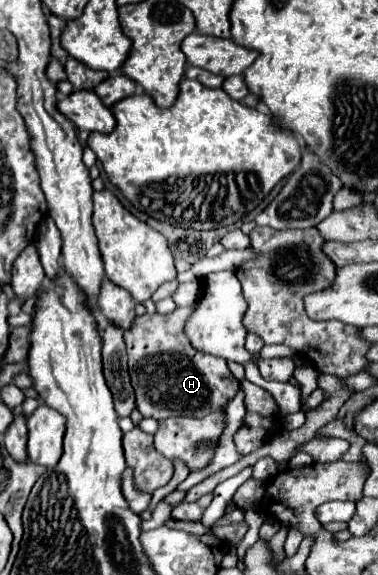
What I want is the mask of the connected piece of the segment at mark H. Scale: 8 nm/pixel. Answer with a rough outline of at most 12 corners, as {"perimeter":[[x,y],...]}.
{"perimeter":[[192,307],[124,331],[136,409],[224,409],[240,387],[184,337]]}

